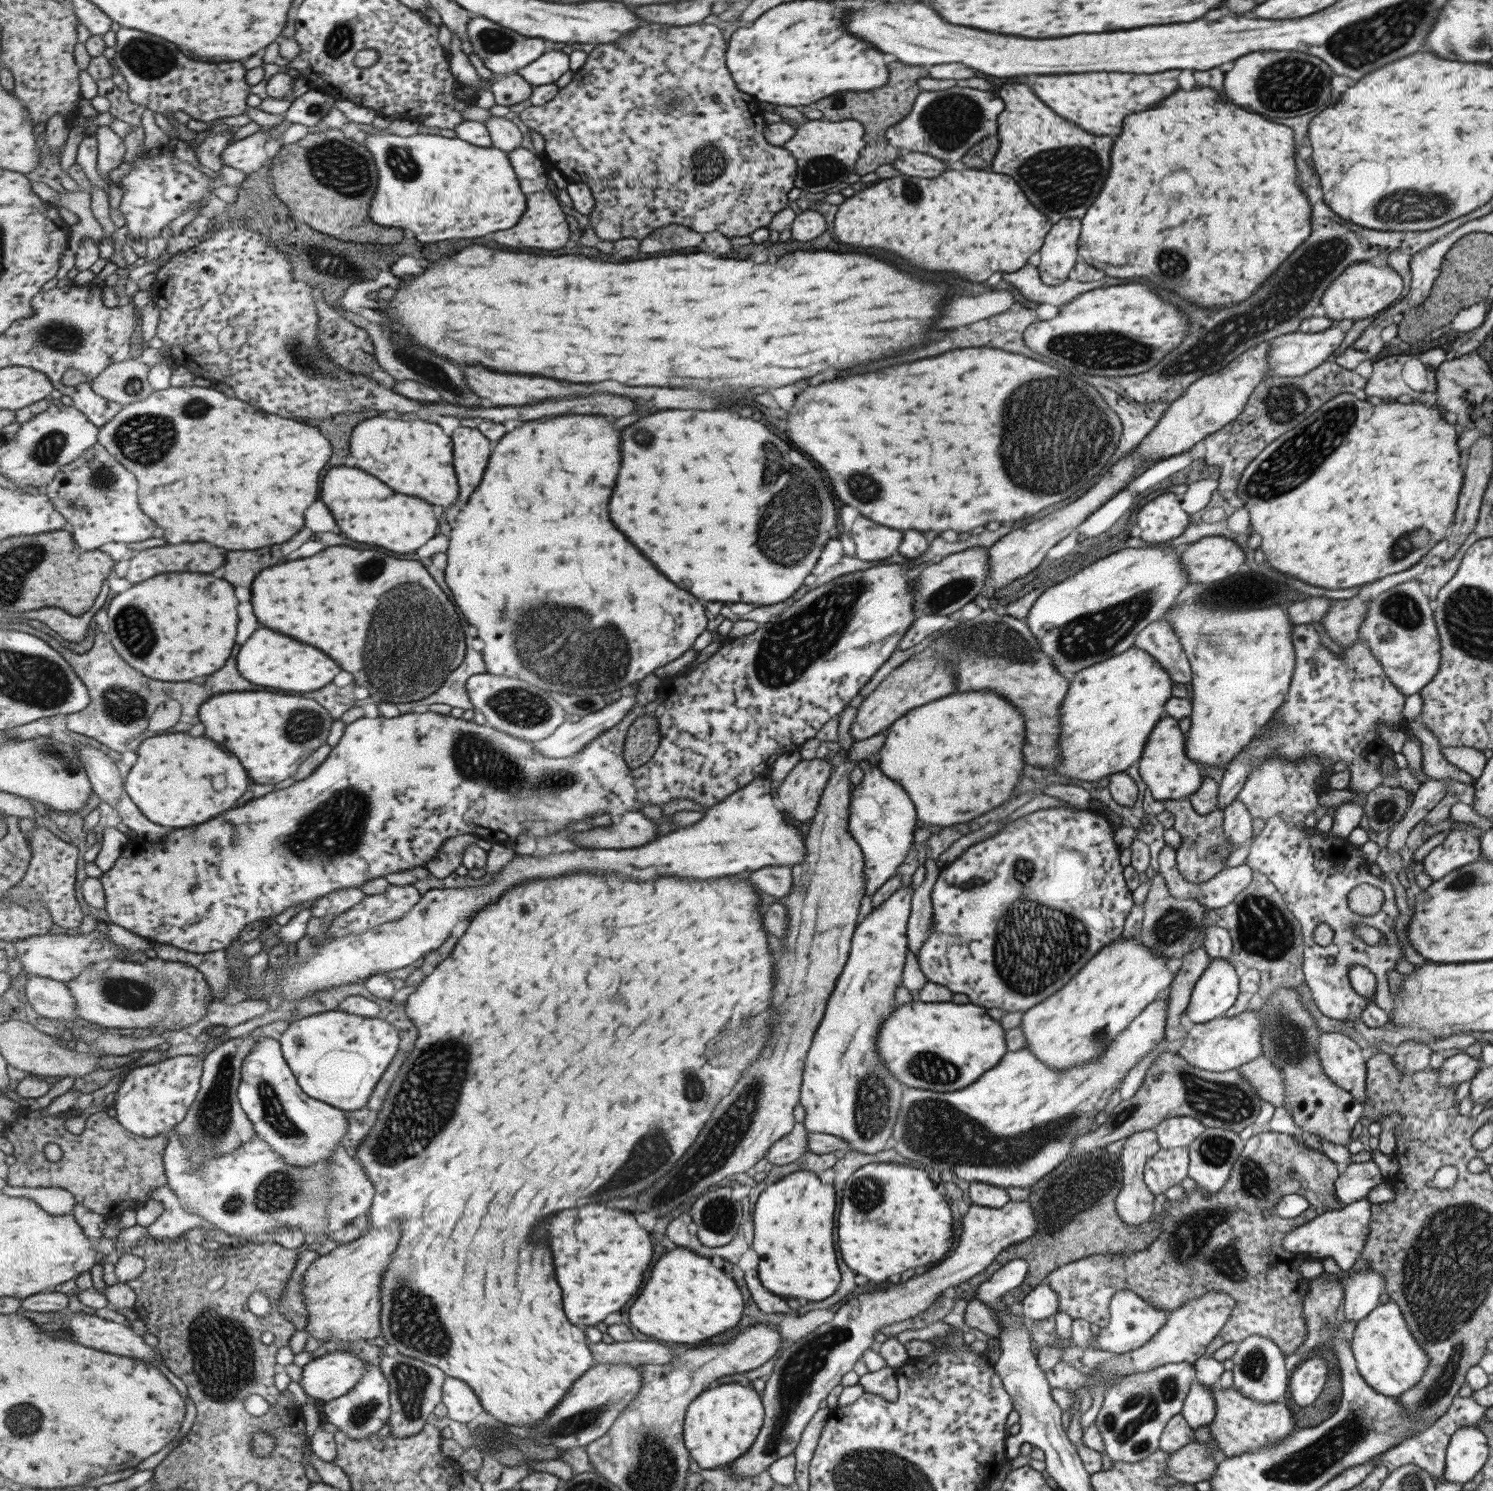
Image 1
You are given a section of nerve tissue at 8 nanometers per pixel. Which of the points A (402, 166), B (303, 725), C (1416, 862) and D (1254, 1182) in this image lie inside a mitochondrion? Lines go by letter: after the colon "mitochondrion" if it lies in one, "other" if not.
A: mitochondrion
B: mitochondrion
C: other
D: mitochondrion

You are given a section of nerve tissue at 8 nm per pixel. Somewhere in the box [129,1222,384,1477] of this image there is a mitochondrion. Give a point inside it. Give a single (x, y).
(223, 1354)

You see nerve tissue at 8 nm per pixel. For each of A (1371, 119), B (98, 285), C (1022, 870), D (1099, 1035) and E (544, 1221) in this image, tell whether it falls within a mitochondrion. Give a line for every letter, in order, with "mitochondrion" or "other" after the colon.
A: other
B: other
C: mitochondrion
D: mitochondrion
E: other

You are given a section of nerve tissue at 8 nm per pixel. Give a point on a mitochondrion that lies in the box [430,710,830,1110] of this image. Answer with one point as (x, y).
(474, 757)

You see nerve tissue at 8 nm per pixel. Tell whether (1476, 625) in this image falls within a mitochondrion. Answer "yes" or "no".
yes

